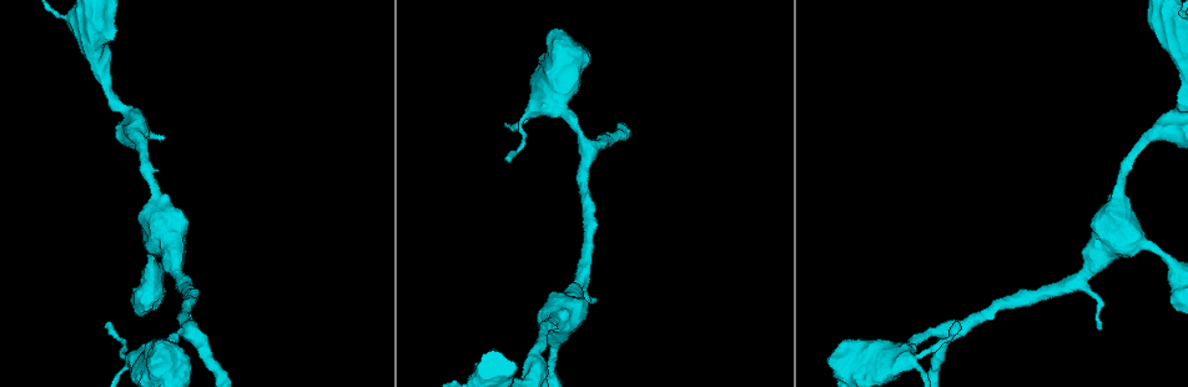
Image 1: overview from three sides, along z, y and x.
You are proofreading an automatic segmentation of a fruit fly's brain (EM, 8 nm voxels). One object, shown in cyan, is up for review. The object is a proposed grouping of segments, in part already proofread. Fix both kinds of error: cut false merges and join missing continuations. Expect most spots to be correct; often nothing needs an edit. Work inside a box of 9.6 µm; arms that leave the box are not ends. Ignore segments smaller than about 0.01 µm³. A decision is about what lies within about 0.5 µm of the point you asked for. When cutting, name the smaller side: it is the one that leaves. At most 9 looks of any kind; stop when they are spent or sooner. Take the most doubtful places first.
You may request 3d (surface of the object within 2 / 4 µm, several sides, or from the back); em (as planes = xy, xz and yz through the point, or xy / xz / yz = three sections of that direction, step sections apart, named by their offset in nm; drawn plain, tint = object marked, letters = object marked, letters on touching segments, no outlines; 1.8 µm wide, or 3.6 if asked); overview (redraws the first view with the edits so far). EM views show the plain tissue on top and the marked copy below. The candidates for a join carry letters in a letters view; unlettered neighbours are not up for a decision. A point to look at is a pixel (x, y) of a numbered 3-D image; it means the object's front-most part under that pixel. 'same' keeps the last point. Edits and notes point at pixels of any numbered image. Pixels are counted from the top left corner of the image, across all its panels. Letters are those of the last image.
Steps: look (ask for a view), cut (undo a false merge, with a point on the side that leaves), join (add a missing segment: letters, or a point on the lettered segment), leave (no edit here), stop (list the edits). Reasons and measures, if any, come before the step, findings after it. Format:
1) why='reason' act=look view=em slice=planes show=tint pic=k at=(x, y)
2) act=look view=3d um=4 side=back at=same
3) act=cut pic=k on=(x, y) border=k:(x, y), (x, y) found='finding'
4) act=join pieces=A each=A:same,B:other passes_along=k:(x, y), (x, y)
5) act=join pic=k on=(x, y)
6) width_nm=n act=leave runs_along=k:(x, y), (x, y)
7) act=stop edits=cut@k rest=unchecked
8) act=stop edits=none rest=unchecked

why='thin end' act=look view=3d um=2 pic=1 at=(508, 163)

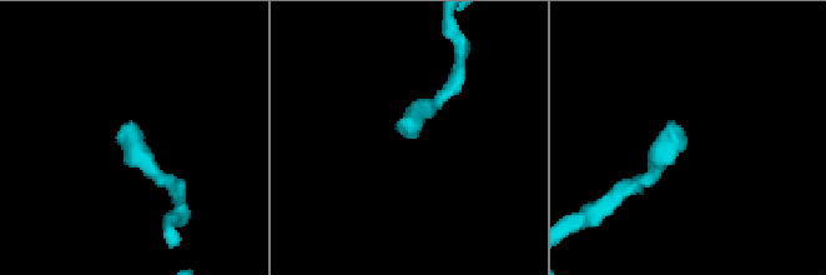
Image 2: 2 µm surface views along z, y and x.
why='need the tissue' act=look view=em slice=planes show=letters pic=2 at=(414, 137)

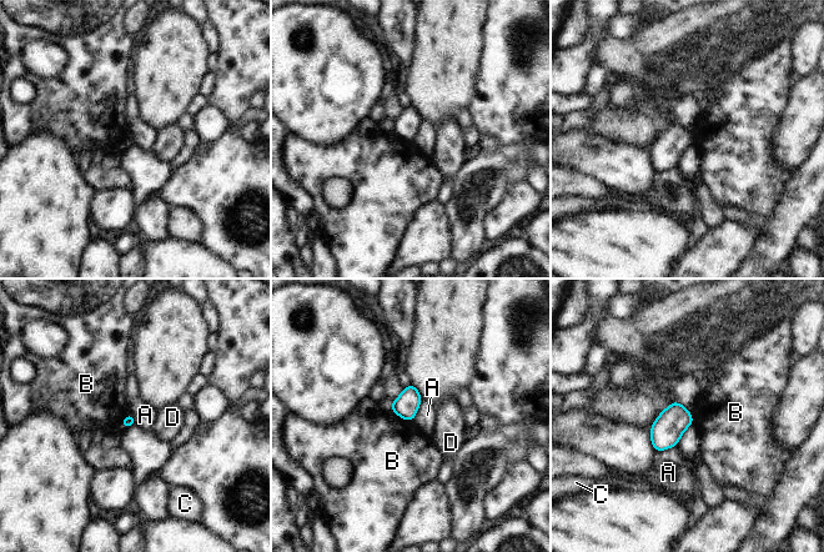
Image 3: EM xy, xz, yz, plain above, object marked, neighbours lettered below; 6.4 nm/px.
act=leave each=A:other,B:other,C:other,D:other found='no lettered segment goes on from it'

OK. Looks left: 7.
why='branch stops here' act=look view=3d um=4 side=back pic=1 at=(1099, 327)

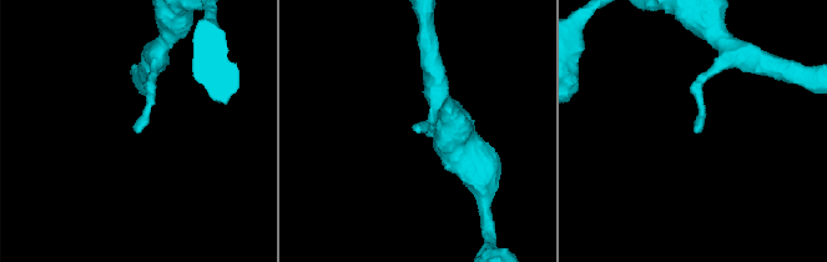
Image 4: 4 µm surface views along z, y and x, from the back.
why='shape alone is not enough' act=look view=em slice=planes show=letters pic=4 at=(702, 128)

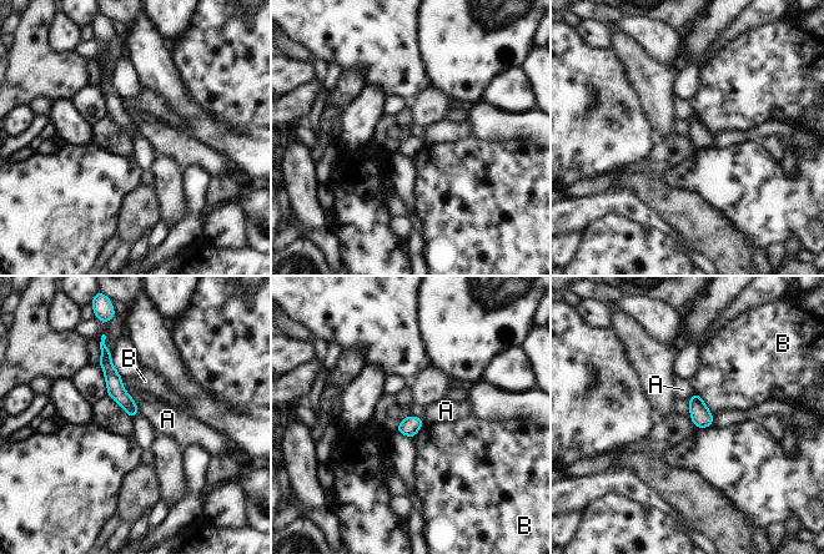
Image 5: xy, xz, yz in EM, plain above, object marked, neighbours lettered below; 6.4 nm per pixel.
width_nm=100 act=leave each=A:other,B:other border=5:(121, 378), (124, 389), (140, 411) found='none of them fits'

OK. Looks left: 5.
act=look view=em um=3.6 slice=yz step=4 show=letters pic=1 at=(136, 131)

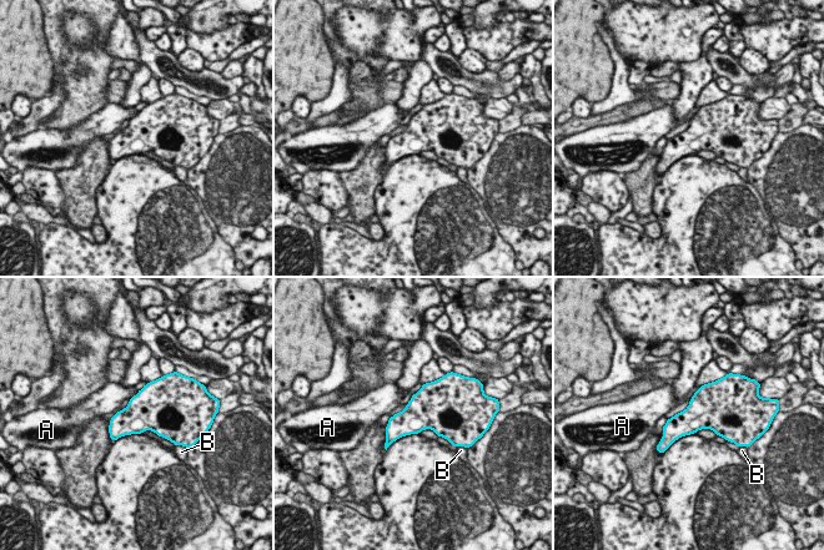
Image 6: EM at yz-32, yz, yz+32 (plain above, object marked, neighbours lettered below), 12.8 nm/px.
width_nm=440 act=leave each=A:other,B:other border=6:(438, 435), (442, 435), (448, 442) found='all the same neuron'

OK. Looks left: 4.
why='thick turns thin' act=look view=em um=3.6 slice=planes show=letters pic=1 at=(1126, 241)

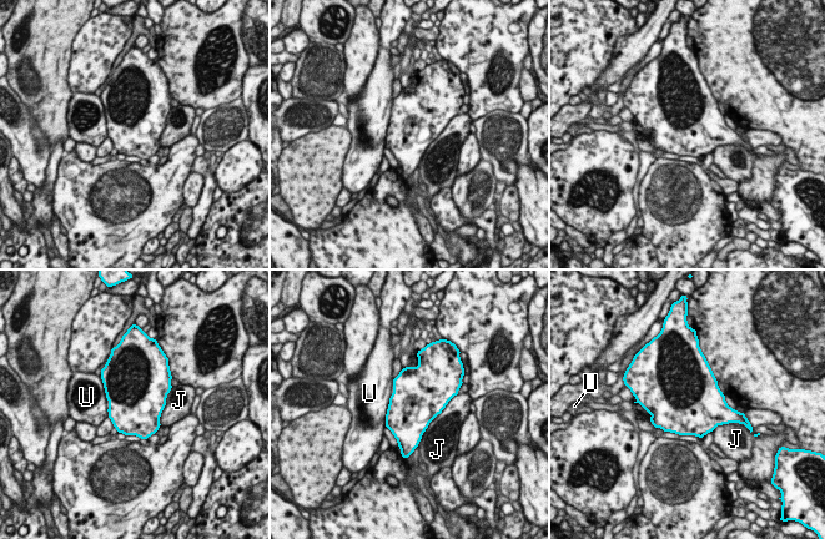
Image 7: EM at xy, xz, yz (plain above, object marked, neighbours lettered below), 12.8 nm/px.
longest_contact=J:750nm act=leave each=J:other,U:other border=7:(391, 396), (385, 427) found='all the same neuron'

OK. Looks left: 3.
act=stop edits=none rest=unchecked

